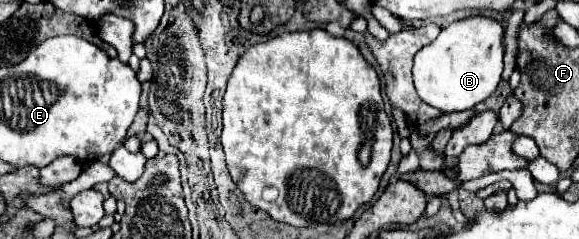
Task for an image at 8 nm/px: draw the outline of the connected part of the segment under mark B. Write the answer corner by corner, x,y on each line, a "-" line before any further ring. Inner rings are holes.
484,16
452,22
444,28
432,44
424,46
414,56
412,78
418,96
446,114
470,110
484,102
496,90
502,76
502,32
504,30
496,20

